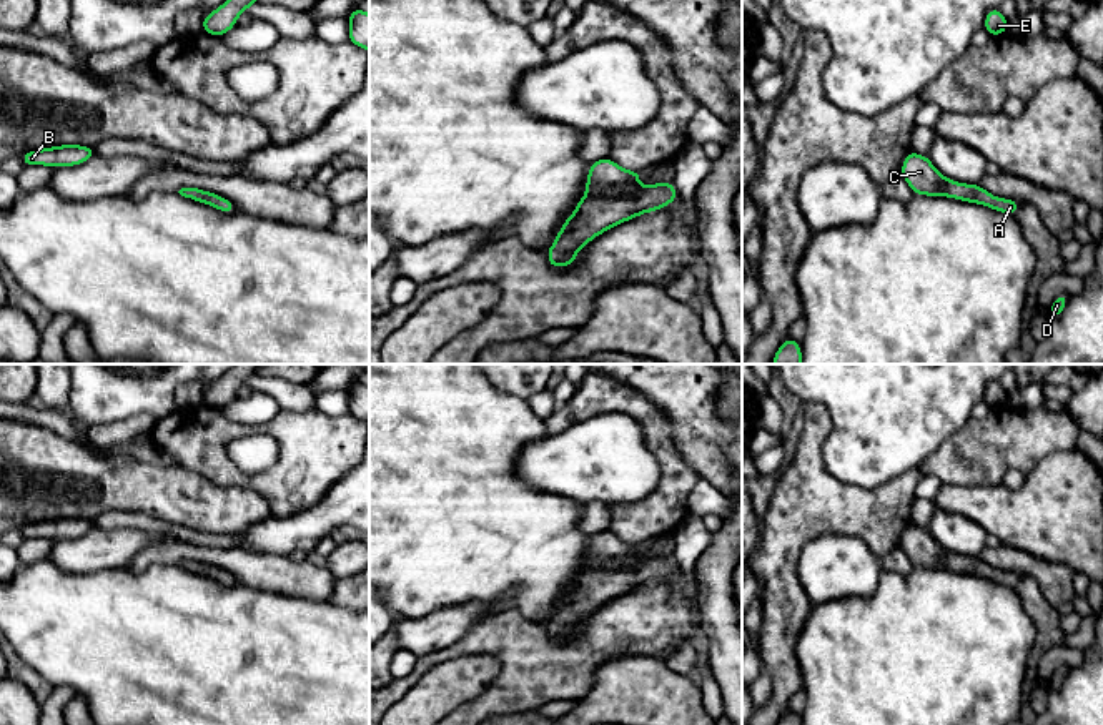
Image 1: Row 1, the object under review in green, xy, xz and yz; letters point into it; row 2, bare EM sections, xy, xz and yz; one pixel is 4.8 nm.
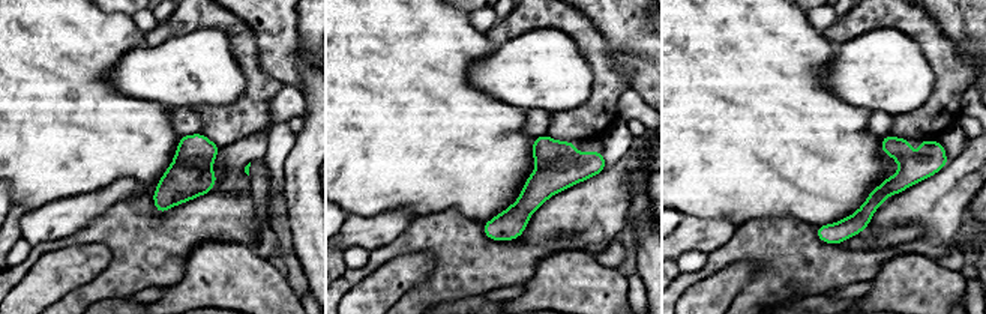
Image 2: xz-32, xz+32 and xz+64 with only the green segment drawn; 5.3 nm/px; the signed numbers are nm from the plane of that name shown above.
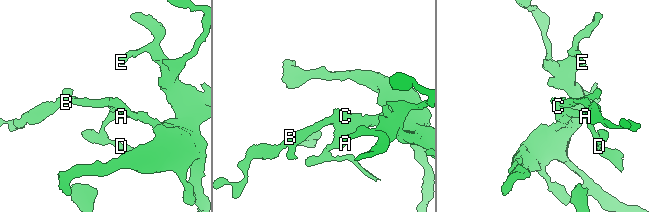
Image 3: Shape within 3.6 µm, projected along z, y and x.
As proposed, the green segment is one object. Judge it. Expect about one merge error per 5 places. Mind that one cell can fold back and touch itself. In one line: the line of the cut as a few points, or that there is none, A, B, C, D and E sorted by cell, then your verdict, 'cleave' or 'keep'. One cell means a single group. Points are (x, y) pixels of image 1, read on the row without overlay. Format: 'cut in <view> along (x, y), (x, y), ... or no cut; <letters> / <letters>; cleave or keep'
no cut; A B C D E; keep

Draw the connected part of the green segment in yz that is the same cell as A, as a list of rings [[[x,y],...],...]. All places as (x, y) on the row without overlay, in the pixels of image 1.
[[[908,524],[903,532],[900,547],[908,555],[912,565],[925,569],[948,569],[960,574],[988,579],[995,584],[1013,587],[1021,579],[1015,572],[1005,572],[990,567],[980,557],[958,555],[938,545],[928,529]]]

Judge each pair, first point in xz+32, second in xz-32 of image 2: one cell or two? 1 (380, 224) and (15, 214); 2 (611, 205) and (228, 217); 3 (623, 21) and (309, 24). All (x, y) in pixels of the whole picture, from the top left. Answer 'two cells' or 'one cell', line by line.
1: two cells
2: one cell
3: two cells

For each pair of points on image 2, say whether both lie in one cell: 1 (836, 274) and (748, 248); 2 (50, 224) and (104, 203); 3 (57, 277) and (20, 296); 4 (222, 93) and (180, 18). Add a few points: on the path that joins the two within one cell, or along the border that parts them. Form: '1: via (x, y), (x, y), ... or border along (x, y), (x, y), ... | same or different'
1: via (814, 266), (779, 248), (770, 248) | same
2: via (63, 217), (90, 206) | same
3: via (48, 280), (29, 296) | same
4: border along (225, 33), (192, 30), (173, 35), (156, 45) | different

